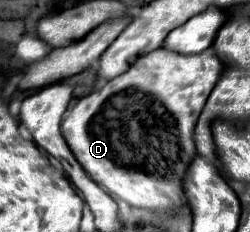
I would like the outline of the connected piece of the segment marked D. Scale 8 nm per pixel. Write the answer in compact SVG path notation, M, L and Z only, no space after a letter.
M164 48L154 50L148 56L140 56L136 64L96 90L82 96L62 122L62 136L74 152L76 160L90 174L90 178L106 192L116 194L124 202L138 208L168 210L178 208L186 200L182 196L182 176L196 154L192 132L202 112L202 104L222 74L222 62L214 56L214 50L200 54L178 54Z

